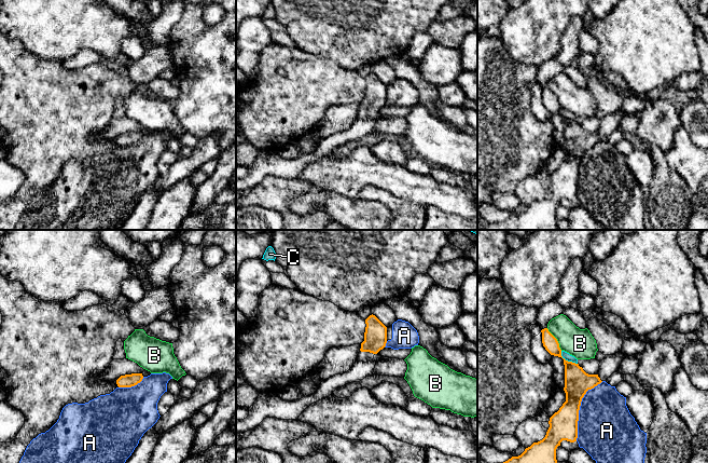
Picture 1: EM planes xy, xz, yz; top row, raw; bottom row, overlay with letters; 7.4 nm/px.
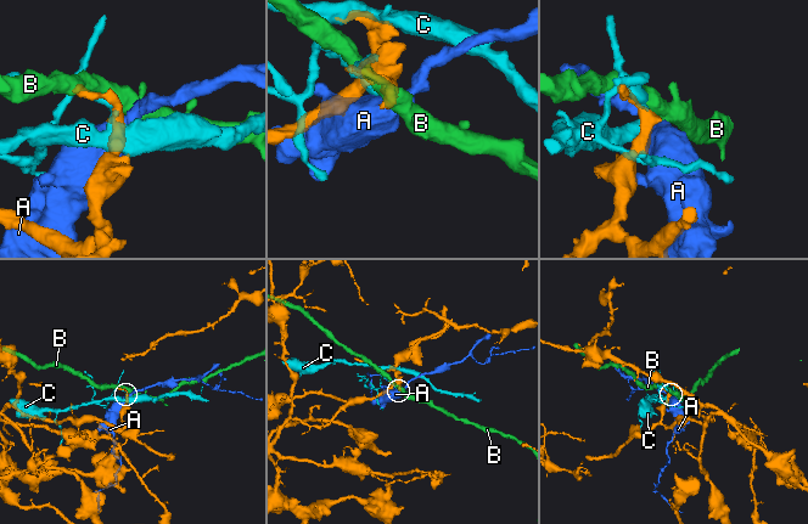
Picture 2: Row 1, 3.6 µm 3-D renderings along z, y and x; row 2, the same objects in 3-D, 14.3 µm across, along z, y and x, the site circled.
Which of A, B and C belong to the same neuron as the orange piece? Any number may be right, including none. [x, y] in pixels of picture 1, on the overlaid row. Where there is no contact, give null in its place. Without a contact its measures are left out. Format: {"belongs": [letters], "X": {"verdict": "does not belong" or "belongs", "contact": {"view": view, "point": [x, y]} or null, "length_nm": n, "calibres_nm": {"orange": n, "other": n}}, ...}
{"belongs": [], "A": {"verdict": "does not belong", "contact": {"view": "yz", "point": [579, 408]}, "length_nm": 500, "calibres_nm": {"orange": 200, "other": 420}}, "B": {"verdict": "does not belong", "contact": {"view": "yz", "point": [556, 339]}, "length_nm": 200, "calibres_nm": {"orange": 110, "other": 220}}, "C": {"verdict": "does not belong", "contact": {"view": "yz", "point": [567, 361]}, "length_nm": 160, "calibres_nm": {"orange": 190, "other": 60}}}

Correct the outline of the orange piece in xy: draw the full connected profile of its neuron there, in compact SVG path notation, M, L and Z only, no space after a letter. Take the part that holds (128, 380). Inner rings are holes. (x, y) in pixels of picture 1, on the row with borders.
M142 373L125 375L125 376L121 376L116 380L116 384L119 387L131 387L140 383L142 379L143 379Z

